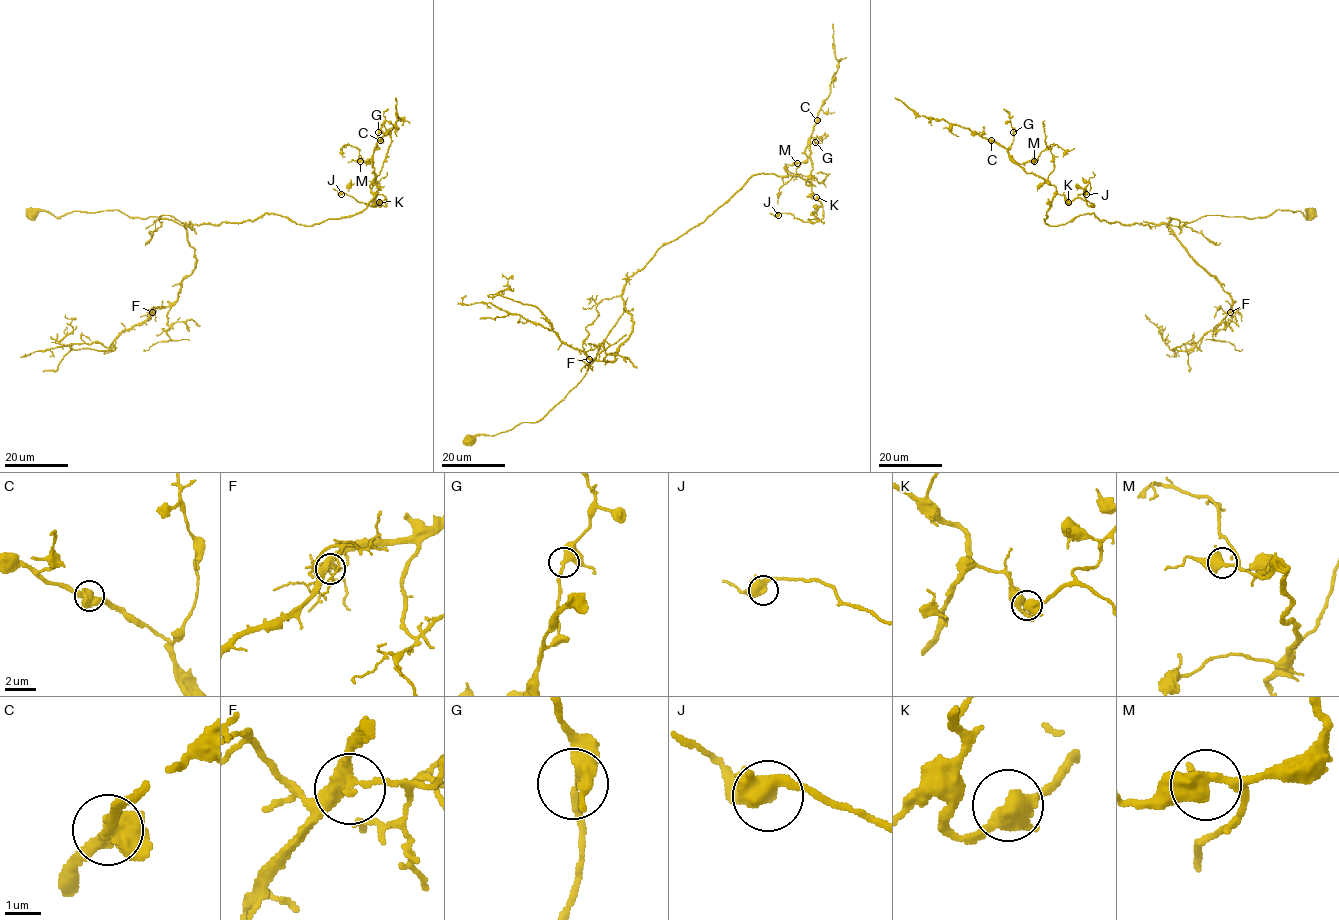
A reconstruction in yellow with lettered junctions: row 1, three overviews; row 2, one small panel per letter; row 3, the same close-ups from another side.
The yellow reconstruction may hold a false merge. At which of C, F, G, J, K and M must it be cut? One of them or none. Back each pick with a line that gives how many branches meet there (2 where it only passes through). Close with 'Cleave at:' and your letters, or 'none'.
Cleave at: none

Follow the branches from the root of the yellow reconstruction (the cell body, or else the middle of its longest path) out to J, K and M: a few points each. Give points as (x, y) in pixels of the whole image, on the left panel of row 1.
J: (31, 214), (118, 210), (186, 228), (268, 213), (311, 226), (360, 213), (375, 194), (386, 205), (341, 194)
K: (31, 214), (118, 210), (170, 215), (186, 228), (268, 213), (311, 226), (360, 213), (375, 194), (379, 202)
M: (31, 214), (118, 210), (170, 215), (186, 228), (268, 213), (311, 226), (366, 207), (375, 174), (360, 161)

